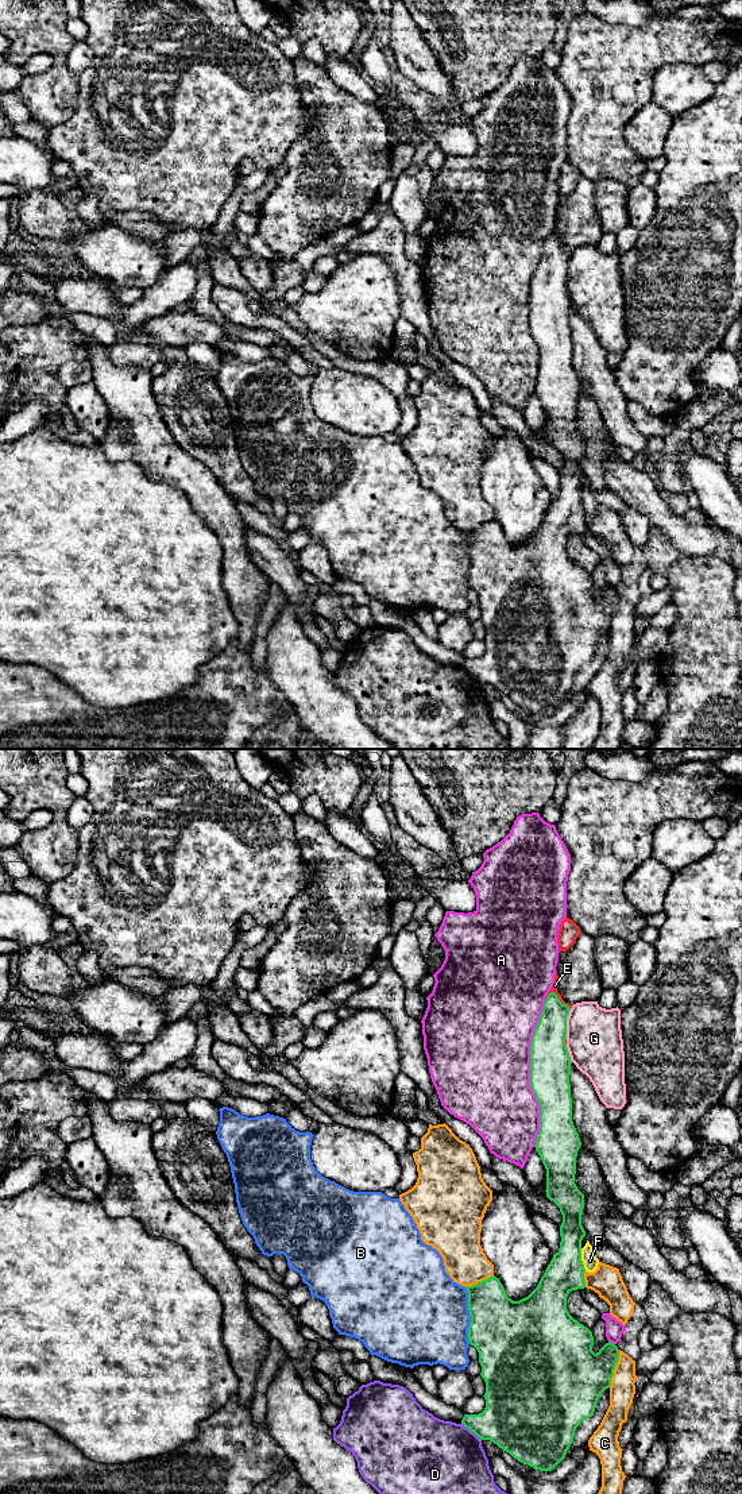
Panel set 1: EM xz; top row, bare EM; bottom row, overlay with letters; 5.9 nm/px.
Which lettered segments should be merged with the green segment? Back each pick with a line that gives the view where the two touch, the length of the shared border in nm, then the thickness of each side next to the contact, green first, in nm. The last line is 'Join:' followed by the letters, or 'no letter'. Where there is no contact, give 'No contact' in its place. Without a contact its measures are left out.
E: Touches green in xz. Shared border 170 nm. Thickness 200 nm (green) against 30 nm
Join: E

